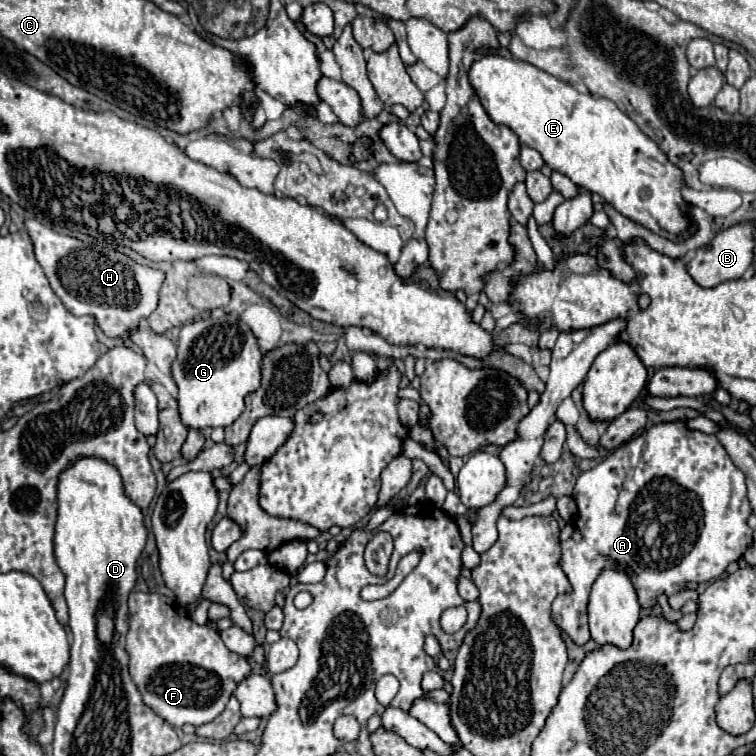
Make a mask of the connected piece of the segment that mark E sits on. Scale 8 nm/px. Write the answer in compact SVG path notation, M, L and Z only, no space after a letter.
M484 56L474 62L470 68L470 84L474 86L484 110L496 124L504 124L512 128L520 142L536 148L544 162L568 176L576 186L586 188L594 194L600 194L608 204L612 204L620 214L630 218L632 222L664 236L672 242L682 242L692 236L692 220L688 216L688 202L682 198L684 190L684 172L676 168L660 152L660 146L648 138L636 122L632 122L614 102L606 98L596 98L590 94L580 94L574 86L550 76L548 72L514 58L504 56Z

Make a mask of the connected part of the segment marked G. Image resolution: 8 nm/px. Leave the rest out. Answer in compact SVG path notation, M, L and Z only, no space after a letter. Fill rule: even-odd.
M236 314L184 324L178 340L178 358L172 366L182 422L198 430L230 426L244 412L244 398L260 388L260 360L262 352L254 332Z

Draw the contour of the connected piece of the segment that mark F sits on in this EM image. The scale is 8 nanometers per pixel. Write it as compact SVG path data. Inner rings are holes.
M132 592L128 608L132 616L126 636L130 676L142 692L144 704L172 726L200 726L216 720L240 680L252 674L248 658L230 652L212 624L198 626L192 622L188 610L174 598L156 592Z

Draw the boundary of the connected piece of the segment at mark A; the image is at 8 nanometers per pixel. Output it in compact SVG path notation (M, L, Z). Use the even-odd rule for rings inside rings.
M662 422L616 448L598 466L578 476L572 496L578 506L574 526L582 534L582 540L568 540L562 544L560 568L572 584L572 594L556 596L552 602L552 620L578 646L584 646L590 640L588 592L604 568L632 568L630 580L638 592L640 606L654 608L660 594L674 596L684 592L686 584L692 580L720 578L726 566L740 560L752 544L752 530L746 524L752 508L746 496L744 474L734 466L714 434L688 430L684 422Z

